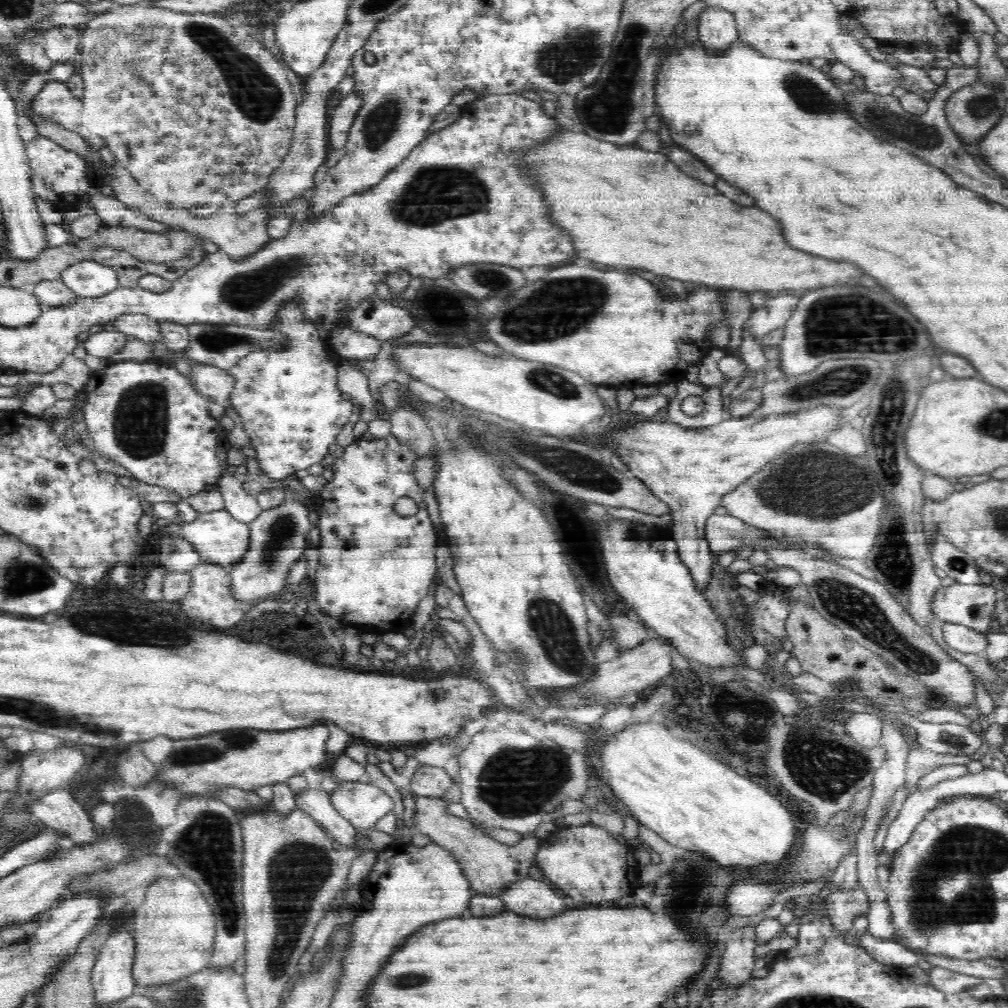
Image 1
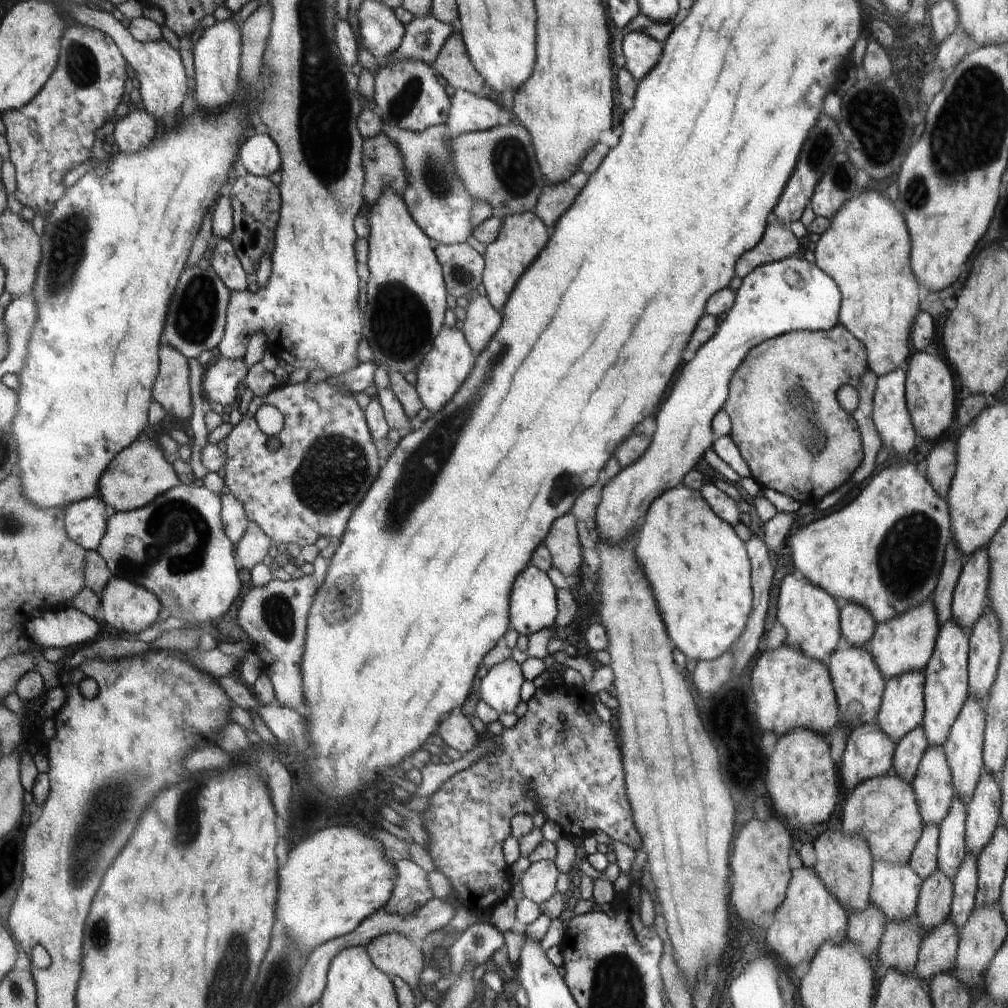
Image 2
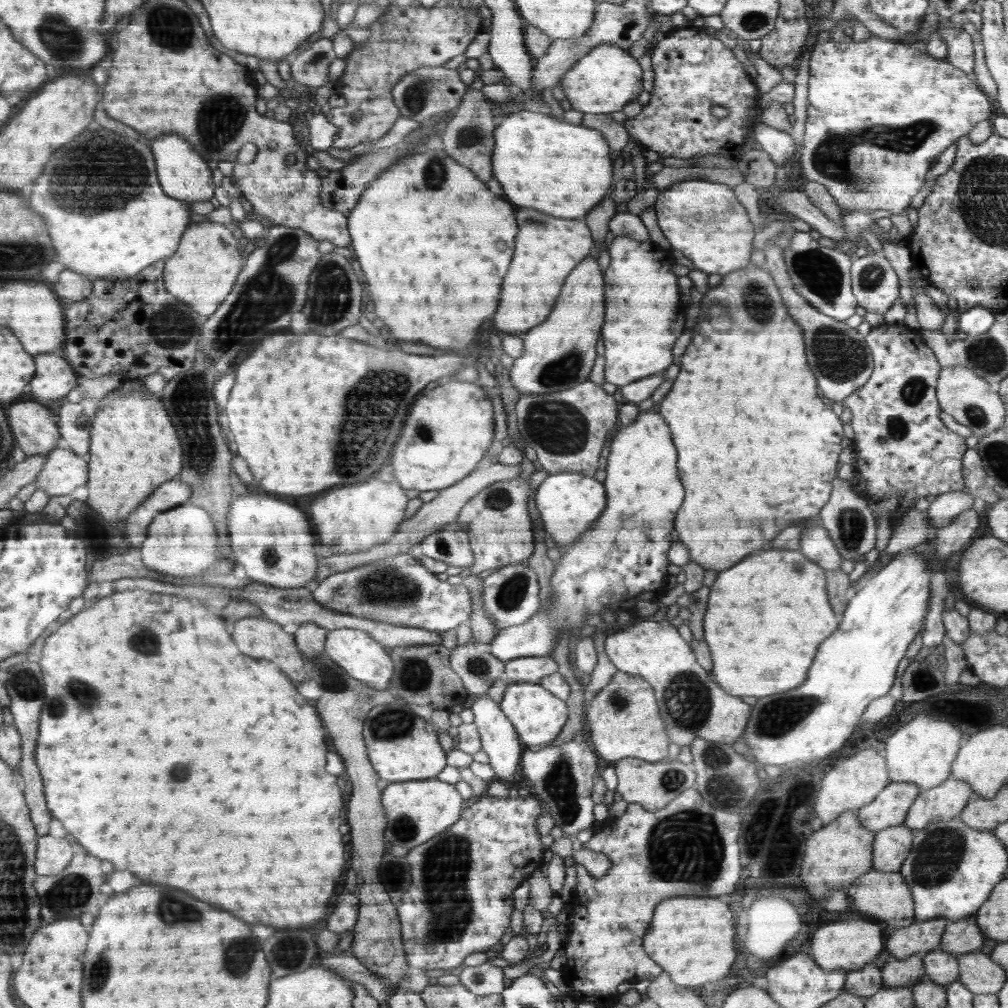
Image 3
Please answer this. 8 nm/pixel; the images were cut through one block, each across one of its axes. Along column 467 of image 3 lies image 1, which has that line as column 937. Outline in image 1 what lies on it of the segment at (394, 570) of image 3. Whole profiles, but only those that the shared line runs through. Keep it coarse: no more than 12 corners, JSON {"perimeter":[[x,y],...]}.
{"perimeter":[[992,585],[938,587],[929,608],[937,624],[986,634],[1000,594]]}

